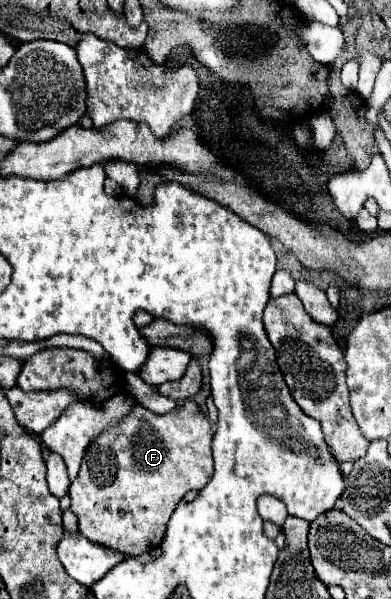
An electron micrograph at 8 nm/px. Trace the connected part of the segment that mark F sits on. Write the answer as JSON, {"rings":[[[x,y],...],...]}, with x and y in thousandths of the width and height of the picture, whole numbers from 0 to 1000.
{"rings":[[[468,669],[468,676],[422,693],[402,693],[345,673],[320,699],[263,716],[228,740],[202,793],[176,813],[182,853],[197,860],[202,886],[243,907],[309,913],[309,920],[330,920],[330,927],[361,927],[396,917],[417,903],[427,870],[468,826],[488,816],[509,820],[535,806],[545,793],[540,736],[540,710],[499,669]]]}

